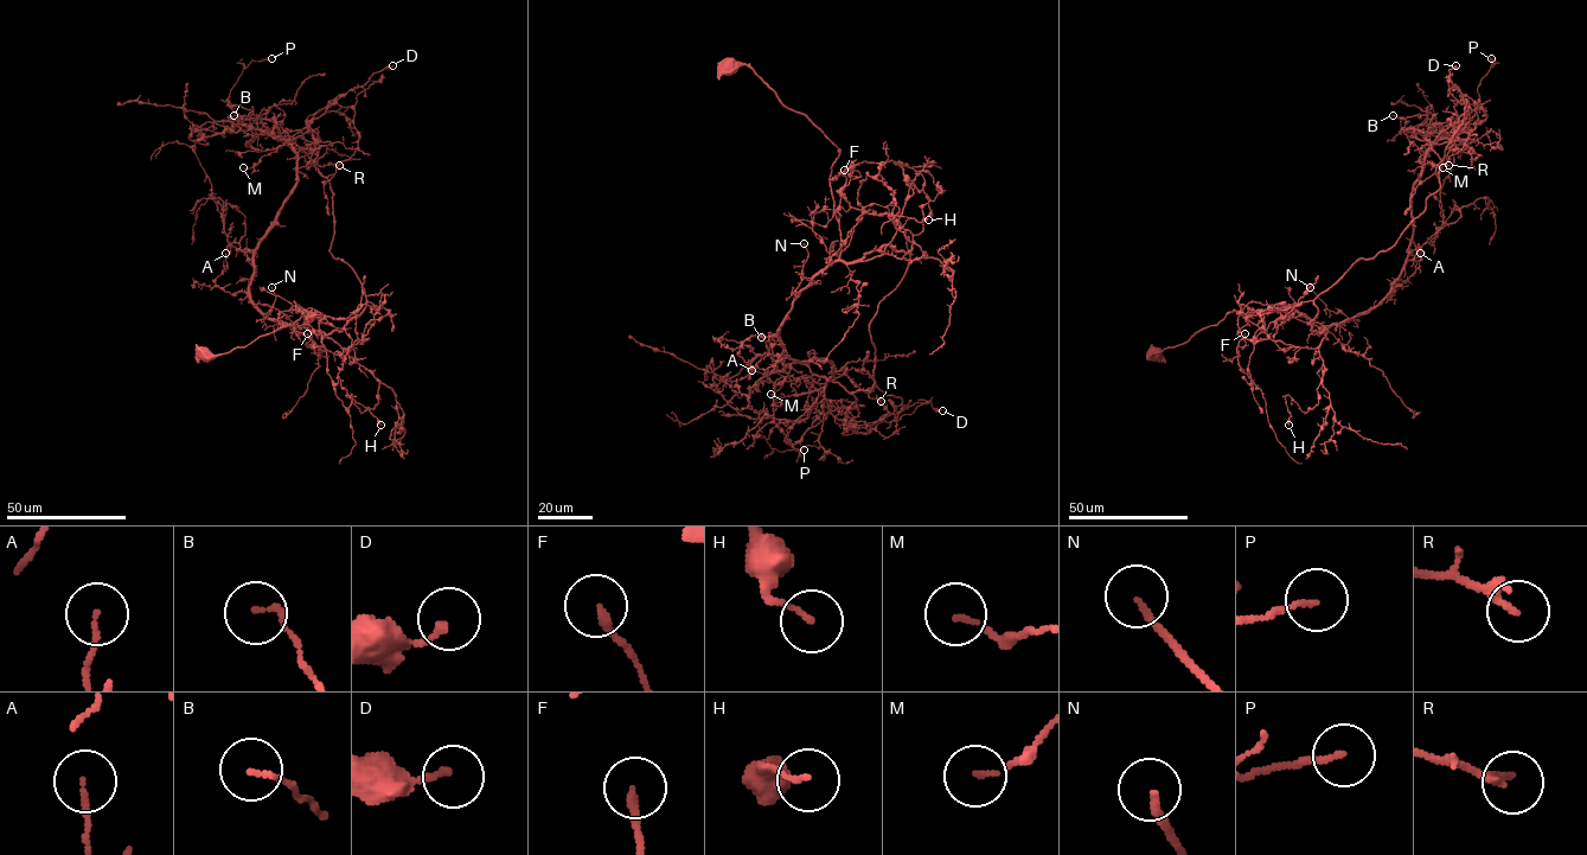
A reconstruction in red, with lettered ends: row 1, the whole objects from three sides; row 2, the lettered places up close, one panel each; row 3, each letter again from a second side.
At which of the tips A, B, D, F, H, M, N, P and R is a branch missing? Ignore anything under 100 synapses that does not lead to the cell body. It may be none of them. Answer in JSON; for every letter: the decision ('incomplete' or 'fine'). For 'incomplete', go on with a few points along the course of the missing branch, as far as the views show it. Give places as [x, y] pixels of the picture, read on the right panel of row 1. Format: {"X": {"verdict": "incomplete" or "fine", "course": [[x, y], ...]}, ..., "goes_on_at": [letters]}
{"A": {"verdict": "fine"}, "B": {"verdict": "fine"}, "D": {"verdict": "fine"}, "F": {"verdict": "fine"}, "H": {"verdict": "fine"}, "M": {"verdict": "fine"}, "N": {"verdict": "fine"}, "P": {"verdict": "fine"}, "R": {"verdict": "fine"}, "goes_on_at": []}

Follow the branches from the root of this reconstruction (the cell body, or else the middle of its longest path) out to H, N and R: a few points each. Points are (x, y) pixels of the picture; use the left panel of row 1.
H: (204, 353), (292, 325), (302, 312), (294, 302), (305, 327), (379, 382), (373, 408), (345, 395), (381, 425)
N: (204, 353), (228, 353), (292, 325), (302, 312), (294, 302), (302, 324), (264, 318), (275, 299), (272, 287)
R: (204, 353), (292, 325), (294, 302), (304, 323), (254, 304), (255, 248), (299, 168), (339, 165)

